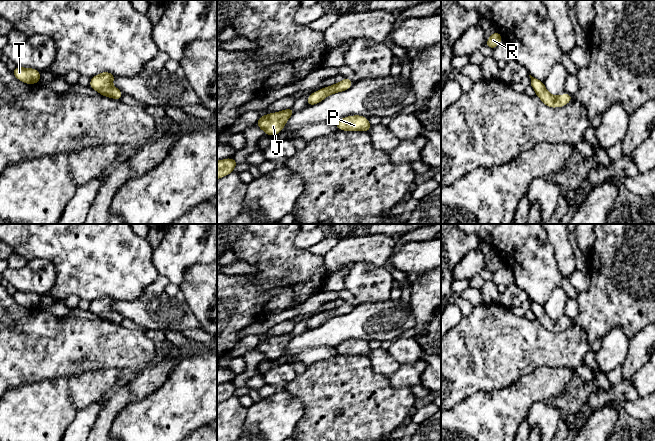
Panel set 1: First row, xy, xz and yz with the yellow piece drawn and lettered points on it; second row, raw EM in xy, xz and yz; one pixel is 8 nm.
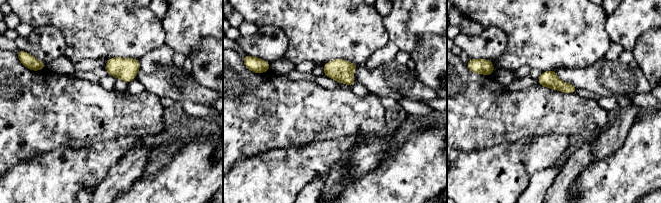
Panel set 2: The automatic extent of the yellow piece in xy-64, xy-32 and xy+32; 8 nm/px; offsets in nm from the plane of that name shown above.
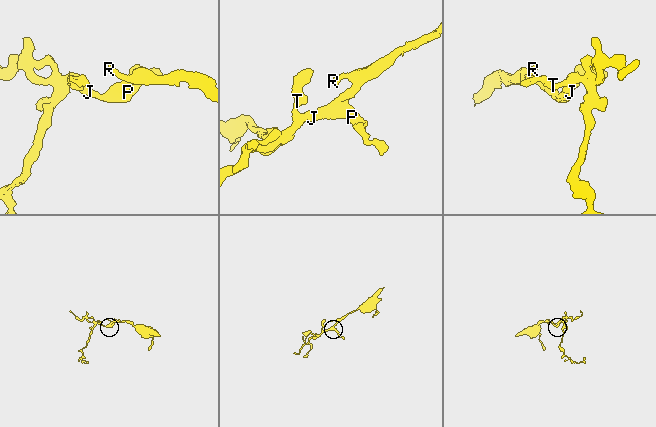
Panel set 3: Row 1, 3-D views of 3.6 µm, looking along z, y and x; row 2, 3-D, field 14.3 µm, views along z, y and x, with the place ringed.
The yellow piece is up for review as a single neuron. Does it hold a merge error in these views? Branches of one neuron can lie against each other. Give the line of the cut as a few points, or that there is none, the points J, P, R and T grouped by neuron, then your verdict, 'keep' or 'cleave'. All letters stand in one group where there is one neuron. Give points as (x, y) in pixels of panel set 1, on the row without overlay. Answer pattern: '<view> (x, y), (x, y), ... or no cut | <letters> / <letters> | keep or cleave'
no cut | J P R T | keep

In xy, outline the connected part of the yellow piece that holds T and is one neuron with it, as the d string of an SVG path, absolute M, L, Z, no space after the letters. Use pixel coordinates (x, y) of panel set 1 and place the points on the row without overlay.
M16 291L13 295L14 300L27 308L40 306L40 295L32 292Z

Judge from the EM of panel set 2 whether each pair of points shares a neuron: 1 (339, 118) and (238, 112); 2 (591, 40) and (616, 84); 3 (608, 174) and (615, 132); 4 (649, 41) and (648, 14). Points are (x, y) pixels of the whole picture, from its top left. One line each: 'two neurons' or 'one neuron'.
1: one neuron
2: two neurons
3: two neurons
4: two neurons

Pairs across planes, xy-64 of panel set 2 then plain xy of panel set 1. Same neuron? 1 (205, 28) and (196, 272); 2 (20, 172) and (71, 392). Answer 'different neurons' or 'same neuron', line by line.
1: different neurons
2: same neuron

